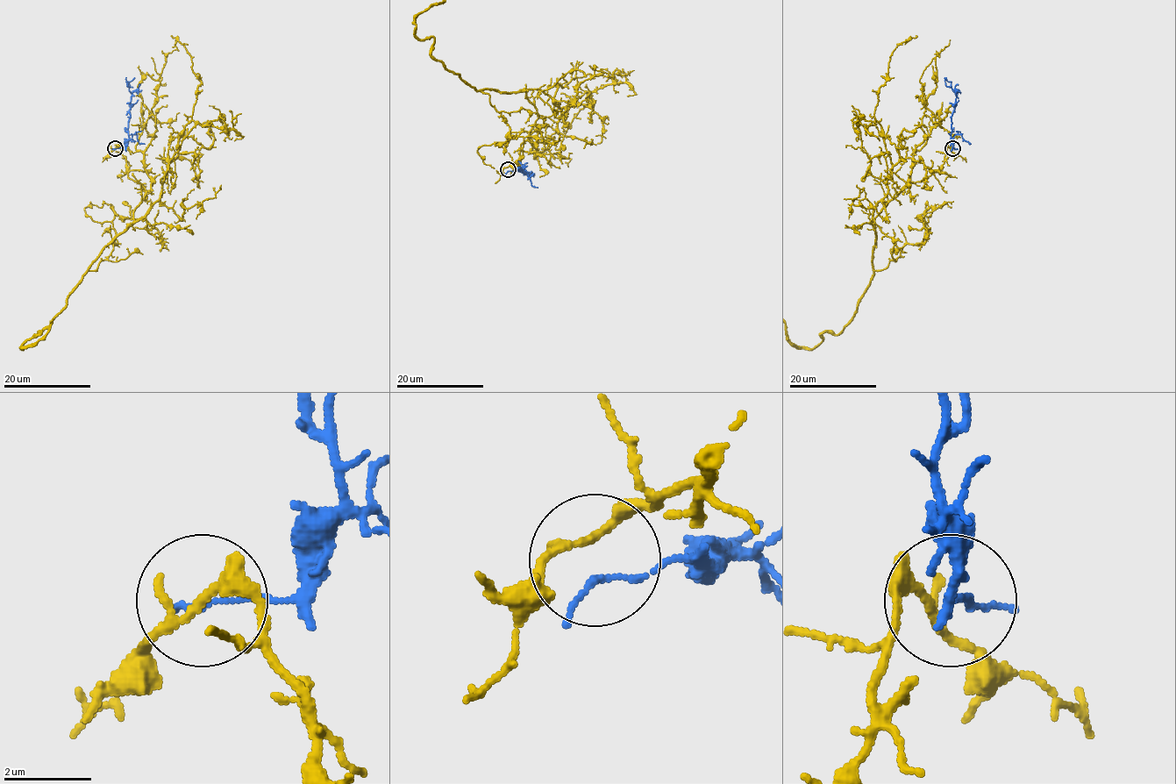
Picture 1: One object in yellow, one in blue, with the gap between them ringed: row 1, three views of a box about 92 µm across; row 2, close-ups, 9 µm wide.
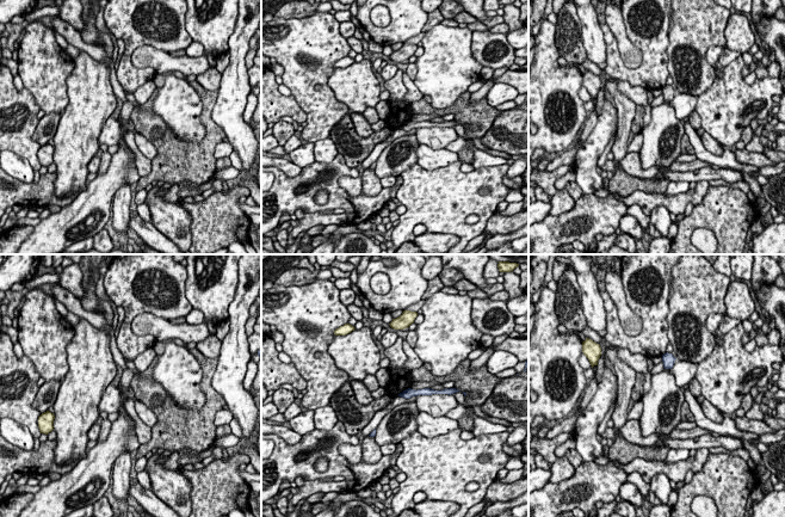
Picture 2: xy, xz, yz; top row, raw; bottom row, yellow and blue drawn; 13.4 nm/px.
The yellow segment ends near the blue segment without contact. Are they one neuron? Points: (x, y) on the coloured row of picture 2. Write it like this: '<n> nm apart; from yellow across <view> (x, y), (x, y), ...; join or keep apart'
800 nm apart; from yellow across xz (403, 328), (408, 388); join

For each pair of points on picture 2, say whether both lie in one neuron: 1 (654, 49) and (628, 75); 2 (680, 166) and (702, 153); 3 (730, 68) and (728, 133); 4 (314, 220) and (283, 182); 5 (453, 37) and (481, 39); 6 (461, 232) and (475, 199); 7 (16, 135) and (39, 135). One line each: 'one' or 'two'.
1: one
2: two
3: one
4: two
5: two
6: one
7: two

